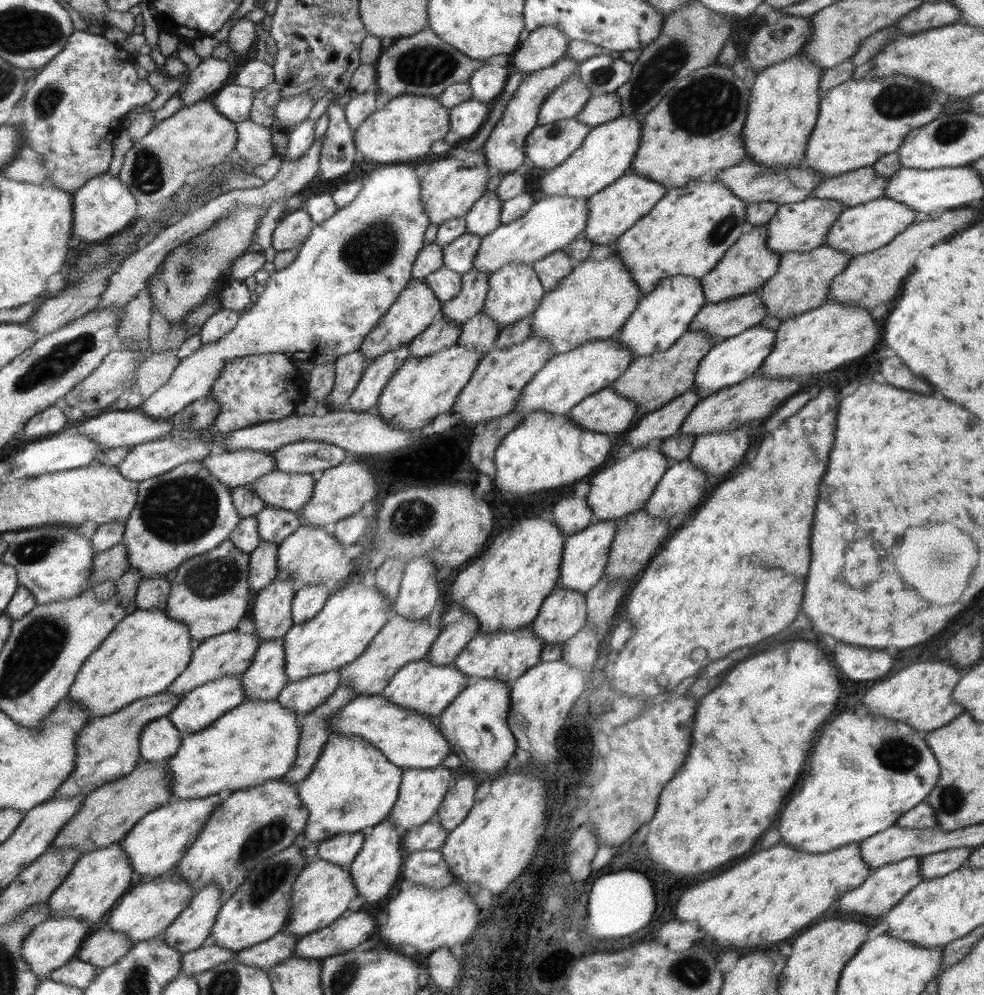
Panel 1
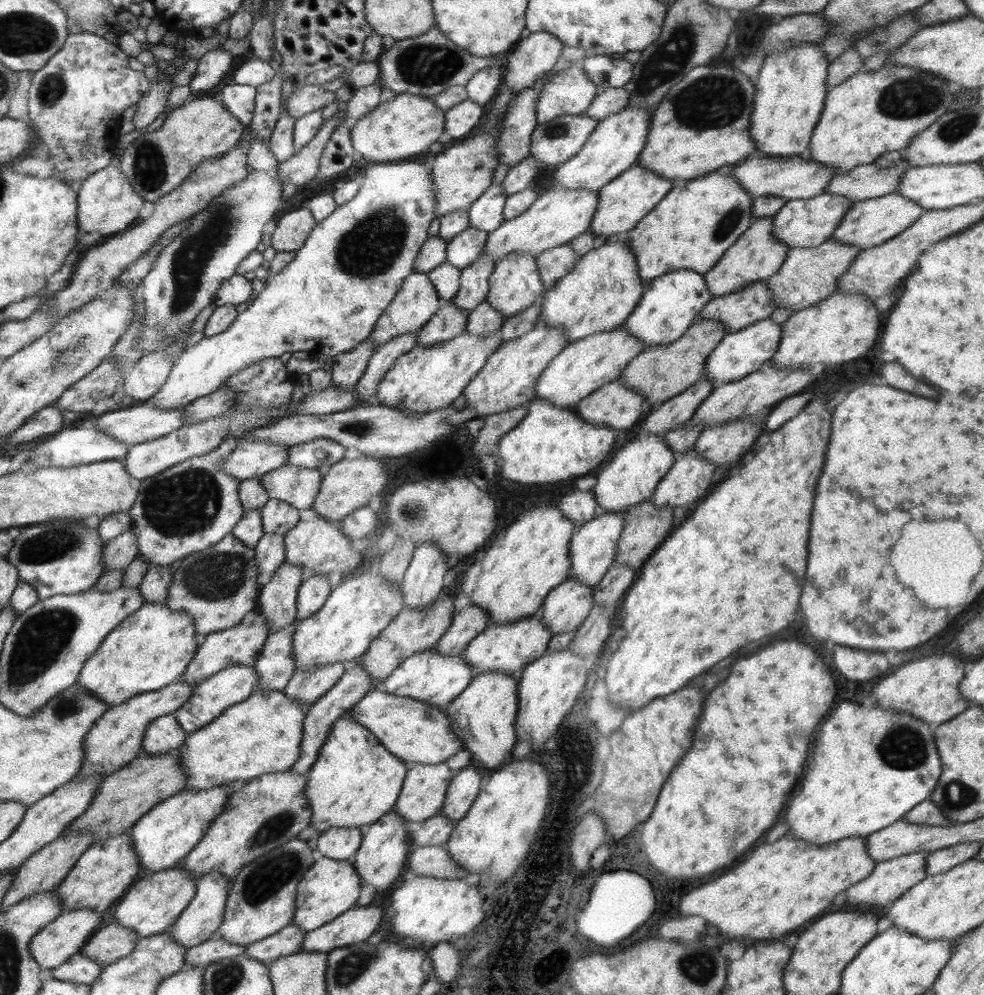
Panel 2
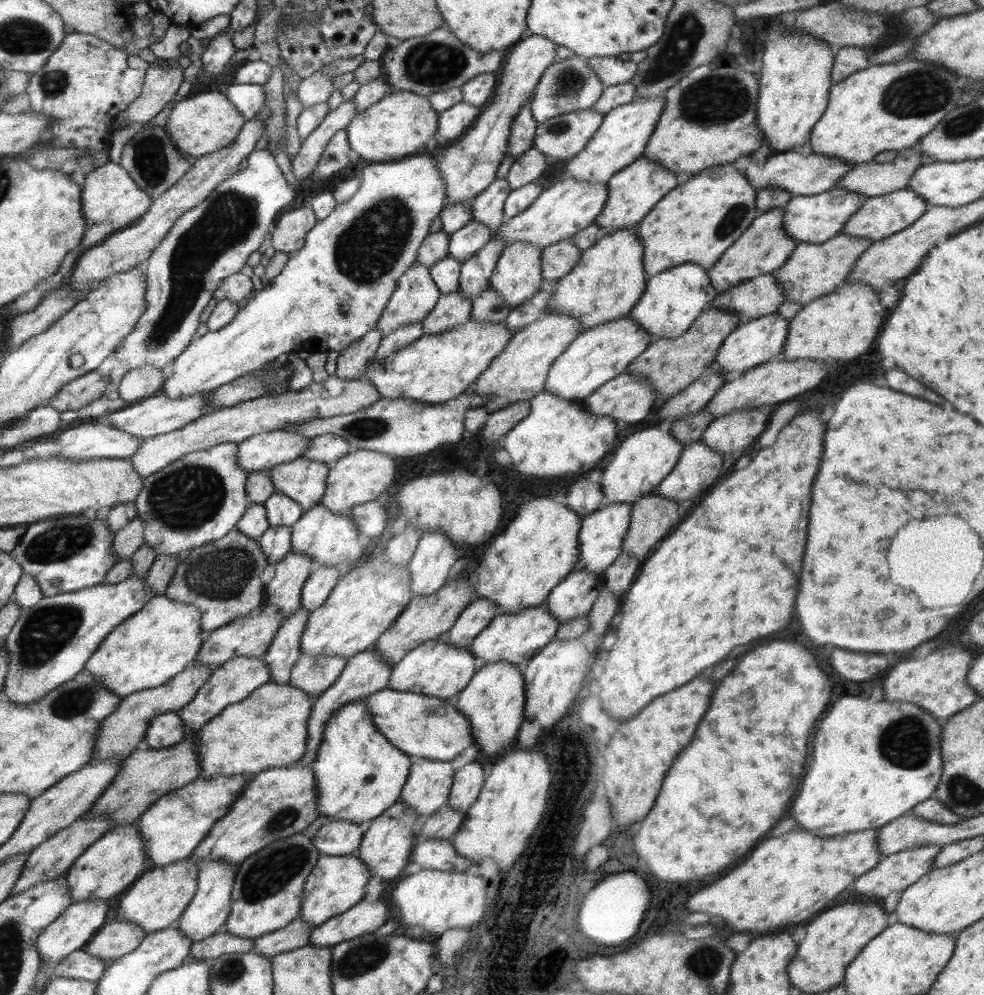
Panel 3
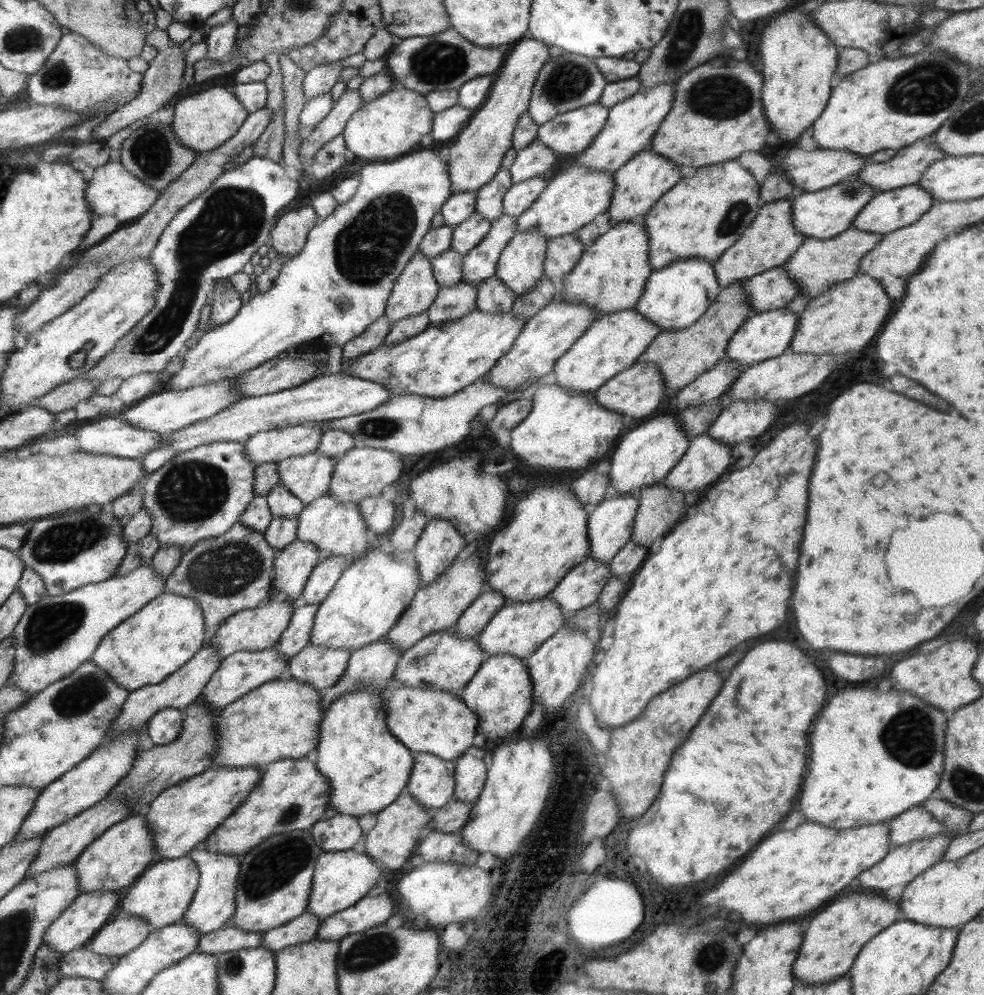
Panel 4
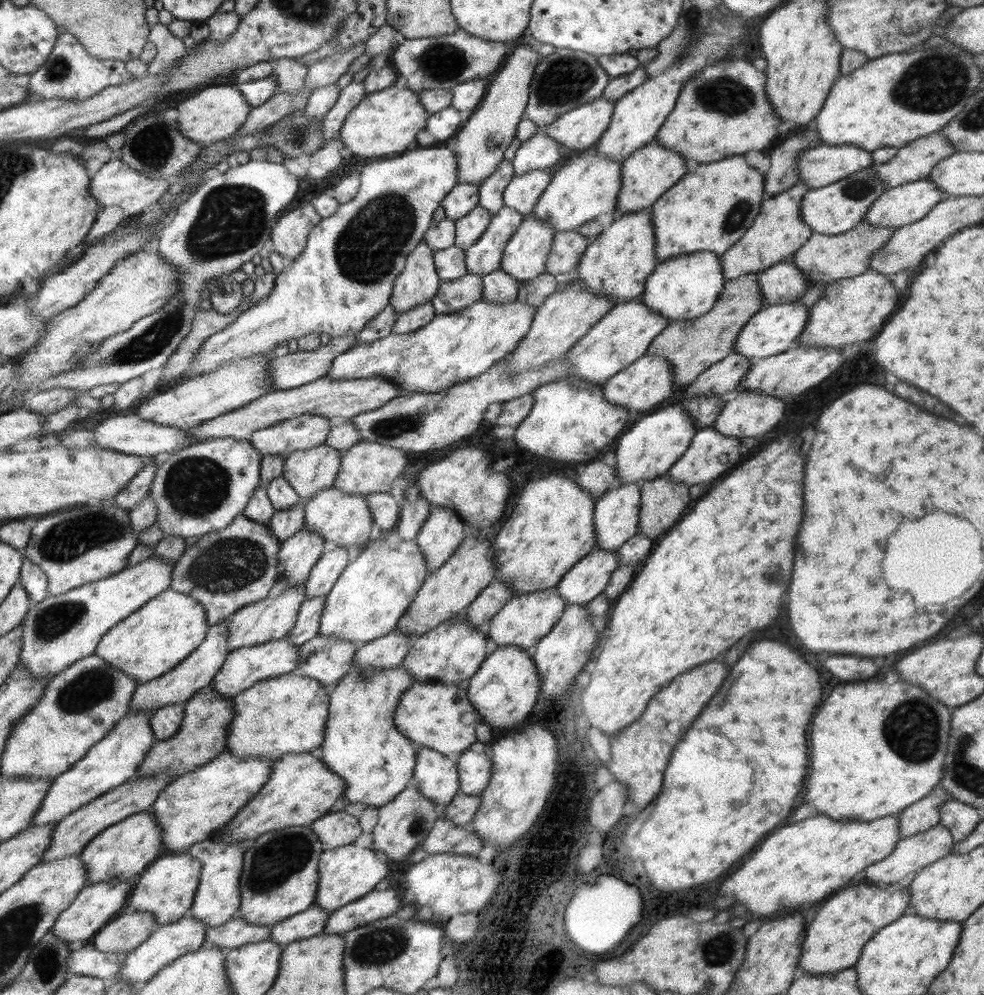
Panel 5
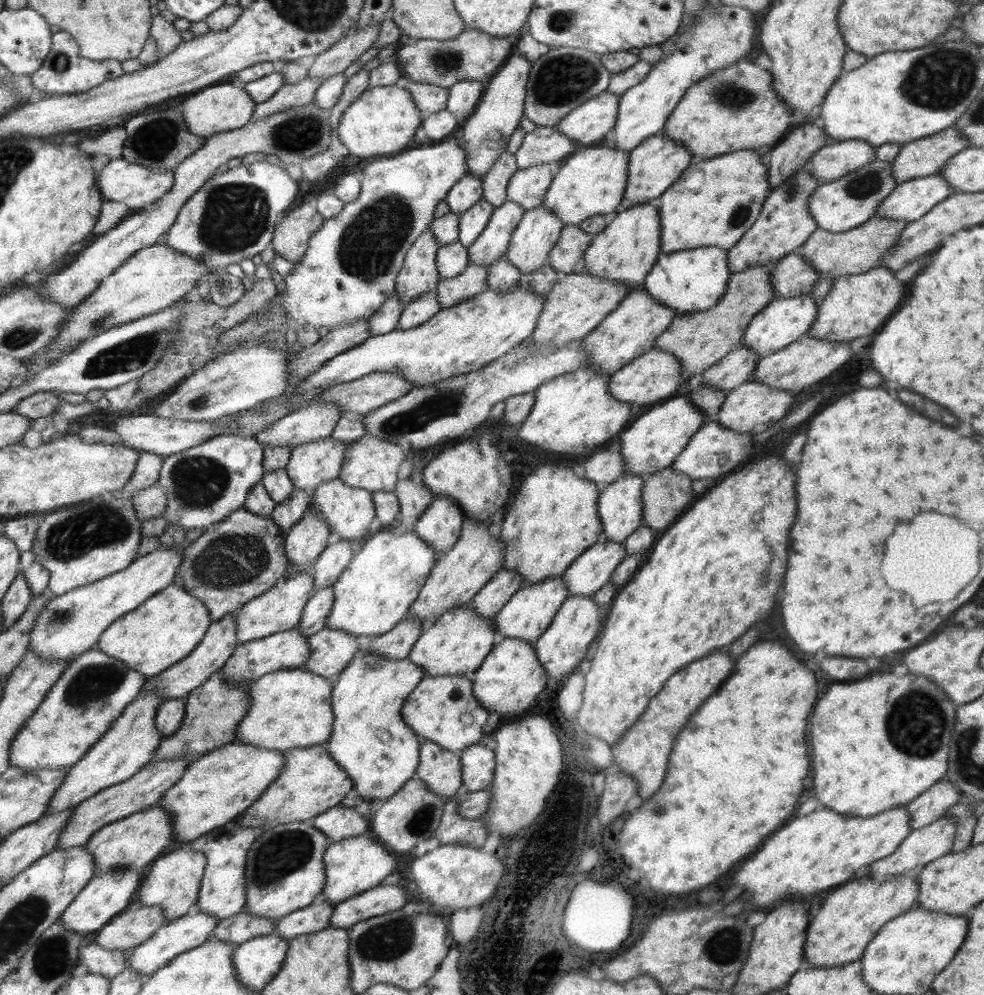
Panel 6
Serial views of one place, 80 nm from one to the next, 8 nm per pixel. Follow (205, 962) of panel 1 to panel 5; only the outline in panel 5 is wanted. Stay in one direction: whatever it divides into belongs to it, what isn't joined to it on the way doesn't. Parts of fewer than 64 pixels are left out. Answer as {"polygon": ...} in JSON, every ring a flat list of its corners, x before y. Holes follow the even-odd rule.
{"polygon":[[235,916,220,926,208,928,205,945,209,948,238,948,242,945,269,940,270,933,270,926,250,924,243,918]]}

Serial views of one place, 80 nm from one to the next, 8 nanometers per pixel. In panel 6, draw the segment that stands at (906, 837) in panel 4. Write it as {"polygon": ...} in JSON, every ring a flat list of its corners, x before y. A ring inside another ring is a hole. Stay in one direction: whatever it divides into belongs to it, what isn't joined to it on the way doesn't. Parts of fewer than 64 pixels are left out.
{"polygon":[[941,779,905,805,911,818,911,828,916,830,936,822,936,819,946,815,950,807,962,800,964,796,956,785,947,779]]}

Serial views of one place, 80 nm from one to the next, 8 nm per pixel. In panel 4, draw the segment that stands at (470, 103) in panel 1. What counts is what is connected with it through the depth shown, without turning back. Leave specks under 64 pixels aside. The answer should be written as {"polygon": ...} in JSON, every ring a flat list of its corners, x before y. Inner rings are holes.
{"polygon":[[454,105,435,113,430,135,436,140,454,139,462,129,467,127,468,120,473,113,460,105]]}

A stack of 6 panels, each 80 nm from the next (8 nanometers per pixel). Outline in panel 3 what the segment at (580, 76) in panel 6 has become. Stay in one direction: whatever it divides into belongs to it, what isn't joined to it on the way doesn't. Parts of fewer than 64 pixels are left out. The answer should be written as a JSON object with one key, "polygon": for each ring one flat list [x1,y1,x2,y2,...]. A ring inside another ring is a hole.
{"polygon":[[578,55,555,60,540,77,529,102,536,123,544,123,561,114,586,110,600,98,604,85,595,72,587,65,584,57]]}

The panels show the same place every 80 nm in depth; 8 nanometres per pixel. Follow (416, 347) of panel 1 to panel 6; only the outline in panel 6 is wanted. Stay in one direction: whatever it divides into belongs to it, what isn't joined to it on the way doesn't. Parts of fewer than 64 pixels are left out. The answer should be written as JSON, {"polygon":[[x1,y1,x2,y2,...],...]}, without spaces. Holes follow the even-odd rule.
{"polygon":[[469,261,462,274,450,278,441,277,436,290,441,308,460,304,484,292,488,287,487,268]]}

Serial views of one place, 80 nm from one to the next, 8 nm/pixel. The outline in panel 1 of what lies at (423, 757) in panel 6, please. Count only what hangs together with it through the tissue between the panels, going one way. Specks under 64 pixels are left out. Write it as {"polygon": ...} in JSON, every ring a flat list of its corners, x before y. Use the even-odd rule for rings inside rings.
{"polygon":[[444,765,434,768,405,769,401,778,397,801,392,807,390,817,400,831,407,832,410,828,420,826,435,819,436,811,444,800,448,789,455,784,458,772,452,772]]}

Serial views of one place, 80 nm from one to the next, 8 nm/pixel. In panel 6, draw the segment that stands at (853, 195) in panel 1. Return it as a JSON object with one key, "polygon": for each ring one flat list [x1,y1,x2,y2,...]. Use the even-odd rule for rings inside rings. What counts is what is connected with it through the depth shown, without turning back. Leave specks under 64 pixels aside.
{"polygon":[[955,125,941,133,905,143,891,164,893,177,896,183,906,183,914,178,937,174,948,159,968,147,968,139]]}

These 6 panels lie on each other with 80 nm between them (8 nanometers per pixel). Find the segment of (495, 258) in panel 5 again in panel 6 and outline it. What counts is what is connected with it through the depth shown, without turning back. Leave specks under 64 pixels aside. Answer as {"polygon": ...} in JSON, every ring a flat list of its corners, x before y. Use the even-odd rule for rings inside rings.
{"polygon":[[511,200,495,207,486,228,467,248,469,261,484,267,498,261,508,250,512,233,524,213,525,210]]}

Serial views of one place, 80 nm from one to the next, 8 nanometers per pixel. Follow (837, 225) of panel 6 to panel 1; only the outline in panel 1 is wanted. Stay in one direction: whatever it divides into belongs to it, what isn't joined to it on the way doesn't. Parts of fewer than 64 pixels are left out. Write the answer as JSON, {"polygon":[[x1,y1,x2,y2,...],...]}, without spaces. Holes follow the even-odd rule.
{"polygon":[[808,197,778,207,776,214,767,222,766,244,770,250,782,256,784,252,809,252,821,246,828,236,832,223,844,210,843,204,829,198]]}

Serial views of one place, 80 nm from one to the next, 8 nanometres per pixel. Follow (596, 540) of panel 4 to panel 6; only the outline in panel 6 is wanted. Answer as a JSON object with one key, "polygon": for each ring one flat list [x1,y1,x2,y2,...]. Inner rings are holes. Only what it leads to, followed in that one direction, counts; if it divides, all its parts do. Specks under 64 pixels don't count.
{"polygon":[[624,473,599,493,602,539,624,542,643,523,643,479]]}

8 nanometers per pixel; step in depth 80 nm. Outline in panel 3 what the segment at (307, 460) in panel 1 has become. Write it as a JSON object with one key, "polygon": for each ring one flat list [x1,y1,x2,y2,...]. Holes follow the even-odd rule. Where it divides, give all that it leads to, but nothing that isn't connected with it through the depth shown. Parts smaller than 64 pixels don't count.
{"polygon":[[326,433,313,437,306,450,301,454,301,457,309,458,309,460,314,462,323,462,332,467,339,458,348,454,350,445,341,436]]}

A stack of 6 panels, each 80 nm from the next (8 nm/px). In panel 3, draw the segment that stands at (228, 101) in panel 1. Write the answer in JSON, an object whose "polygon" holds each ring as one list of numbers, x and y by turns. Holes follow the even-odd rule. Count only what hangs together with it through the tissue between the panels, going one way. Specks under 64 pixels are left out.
{"polygon":[[236,83,228,86,224,93,246,122,256,117,265,99,262,84]]}

